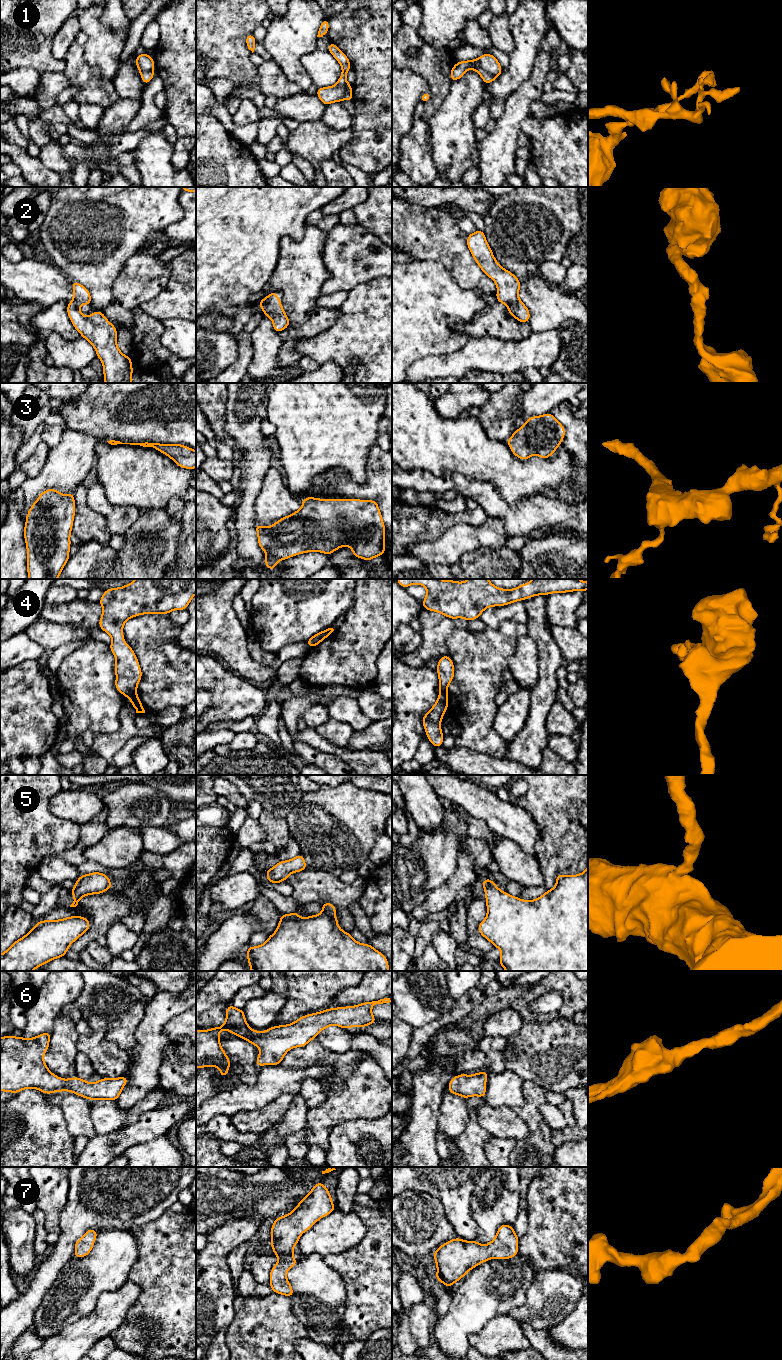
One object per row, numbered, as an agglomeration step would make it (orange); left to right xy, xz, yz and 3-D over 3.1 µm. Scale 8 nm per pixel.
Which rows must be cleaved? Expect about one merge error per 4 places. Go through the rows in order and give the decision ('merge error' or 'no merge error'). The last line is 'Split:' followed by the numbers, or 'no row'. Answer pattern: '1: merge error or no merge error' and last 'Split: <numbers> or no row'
1: merge error
2: no merge error
3: no merge error
4: merge error
5: no merge error
6: no merge error
7: no merge error
Split: 1, 4

